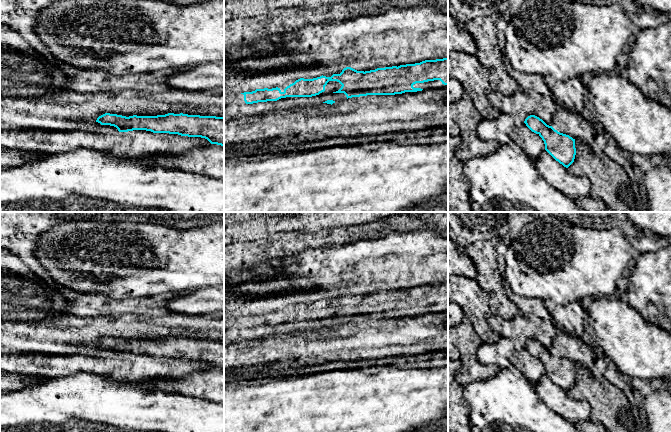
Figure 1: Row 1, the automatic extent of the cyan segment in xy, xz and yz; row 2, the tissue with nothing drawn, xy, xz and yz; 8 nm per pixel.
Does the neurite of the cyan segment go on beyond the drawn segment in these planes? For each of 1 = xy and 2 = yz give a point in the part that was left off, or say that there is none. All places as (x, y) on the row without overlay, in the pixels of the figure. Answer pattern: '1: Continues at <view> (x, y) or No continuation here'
1: No continuation here
2: No continuation here

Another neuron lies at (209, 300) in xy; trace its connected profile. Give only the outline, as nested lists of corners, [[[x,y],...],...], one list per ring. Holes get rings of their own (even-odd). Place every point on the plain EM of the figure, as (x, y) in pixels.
[[[204,287],[184,294],[176,295],[166,304],[170,313],[189,316],[223,314],[224,287]]]

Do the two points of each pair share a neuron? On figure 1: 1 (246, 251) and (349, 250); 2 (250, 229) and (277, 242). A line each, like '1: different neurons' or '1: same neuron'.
1: different neurons
2: different neurons

